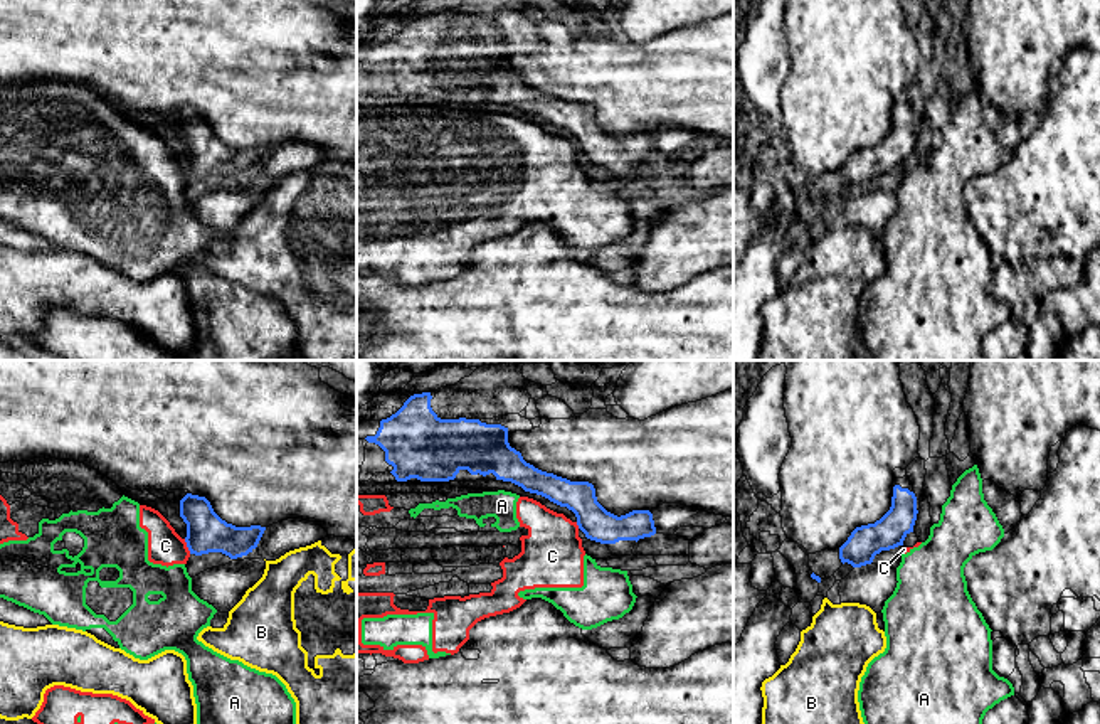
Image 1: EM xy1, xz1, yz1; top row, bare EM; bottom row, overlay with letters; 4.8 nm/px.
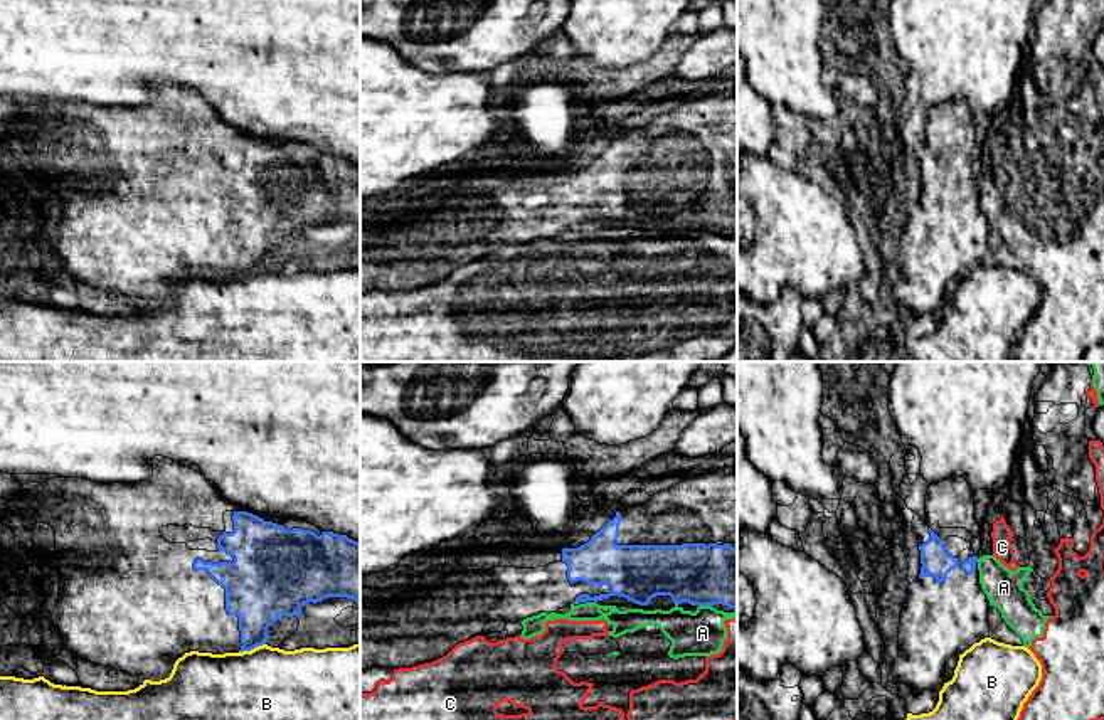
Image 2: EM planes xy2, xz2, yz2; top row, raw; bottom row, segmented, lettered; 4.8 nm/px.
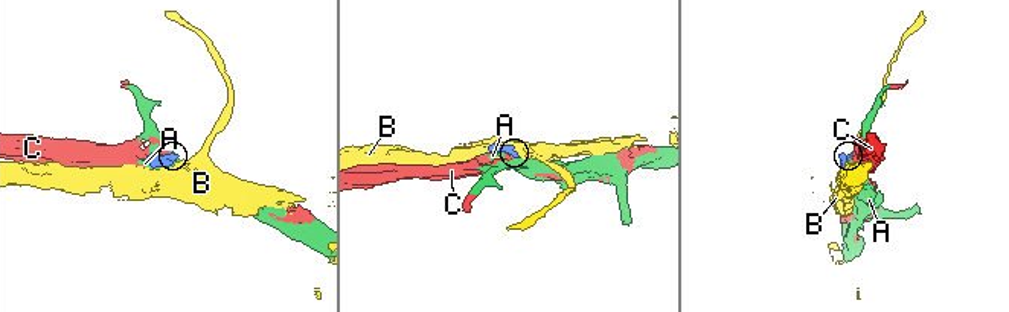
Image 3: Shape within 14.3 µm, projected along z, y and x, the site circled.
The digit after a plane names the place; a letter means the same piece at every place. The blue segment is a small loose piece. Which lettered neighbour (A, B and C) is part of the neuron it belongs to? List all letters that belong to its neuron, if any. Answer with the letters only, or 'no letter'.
no letter

